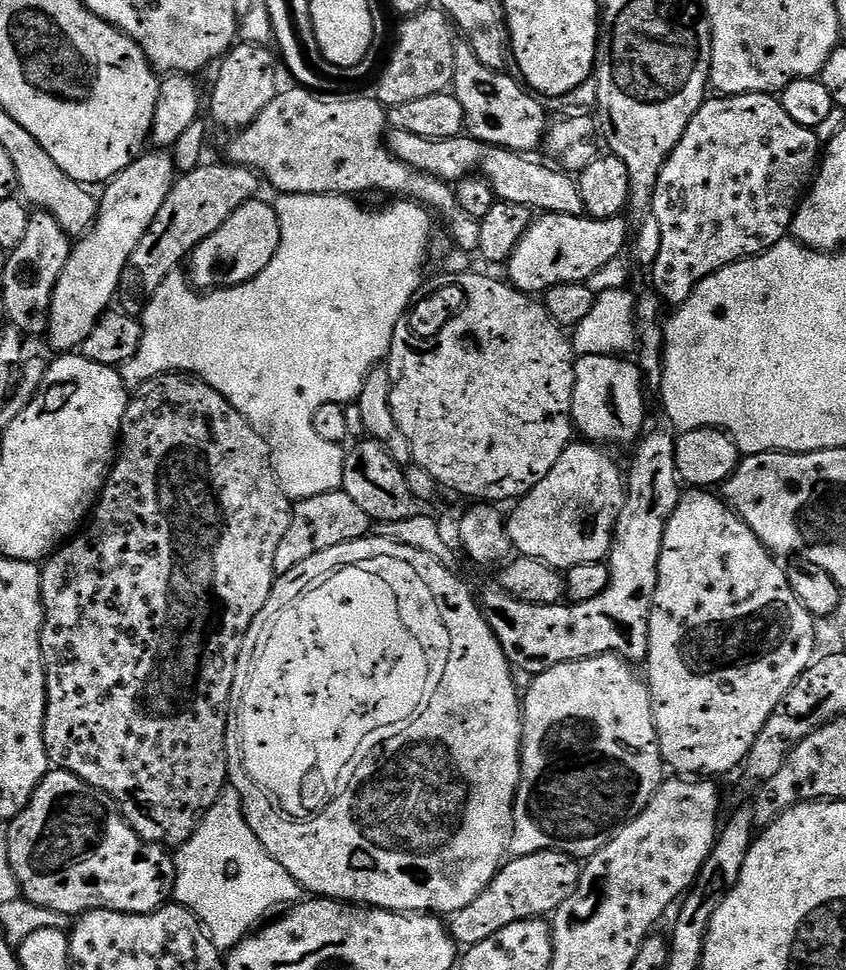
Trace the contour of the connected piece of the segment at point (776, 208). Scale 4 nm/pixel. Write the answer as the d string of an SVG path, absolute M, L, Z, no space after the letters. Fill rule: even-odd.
M751 92L741 96L720 96L705 99L704 104L690 118L690 126L686 126L686 134L674 146L674 150L668 155L667 162L662 166L658 174L658 186L654 186L654 198L650 214L658 218L658 227L662 229L662 250L658 250L658 258L652 264L651 287L660 295L665 305L679 306L685 304L691 298L694 289L708 276L712 276L718 270L722 270L731 264L737 264L740 260L747 260L750 256L761 256L766 250L770 250L777 242L789 235L792 227L792 217L795 216L797 207L813 179L818 168L818 161L822 156L822 141L815 131L806 126L798 126L790 114L781 106L775 95L767 92Z

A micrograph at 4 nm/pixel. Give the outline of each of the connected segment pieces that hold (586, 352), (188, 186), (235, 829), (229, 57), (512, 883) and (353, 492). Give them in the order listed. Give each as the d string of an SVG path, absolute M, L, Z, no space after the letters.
M621 257L611 260L588 281L588 288L597 294L593 308L582 322L571 329L570 339L573 353L581 356L620 356L637 347L636 343L636 302L633 293L620 289L628 280L628 268Z
M223 162L224 164L201 163L199 168L183 173L166 194L166 202L162 202L162 210L150 222L146 234L142 234L142 242L134 246L134 254L130 254L128 269L124 271L124 279L120 282L118 300L123 311L139 317L148 304L149 298L166 282L166 278L177 271L176 268L191 257L193 250L199 246L238 206L257 199L261 195L261 177L255 168L244 168L240 164Z
M225 787L223 794L210 806L210 810L196 827L196 833L186 843L175 849L176 887L174 889L175 903L181 908L189 908L204 926L204 931L221 950L231 950L257 927L256 923L267 914L271 908L279 904L291 905L299 901L302 889L278 861L258 842L254 830L246 822L242 814L242 798L238 798L238 790Z
M247 42L233 44L232 49L219 61L215 69L211 123L215 127L217 124L220 128L232 128L231 130L239 130L253 124L256 116L262 114L262 110L266 110L266 106L270 106L270 102L274 102L274 98L281 91L279 71L281 72L277 53L269 45Z
M554 850L509 859L486 886L486 890L482 890L482 894L478 894L478 898L470 902L470 906L462 906L462 910L447 917L448 933L457 945L469 949L486 942L486 938L498 934L498 930L514 922L551 917L556 908L566 902L566 898L580 881L581 871L577 857Z
M365 438L353 443L347 449L344 457L344 469L342 470L342 491L350 494L354 502L373 522L394 523L402 522L404 519L417 515L418 503L410 494L410 487L406 484L404 477L405 469L386 450L378 441Z

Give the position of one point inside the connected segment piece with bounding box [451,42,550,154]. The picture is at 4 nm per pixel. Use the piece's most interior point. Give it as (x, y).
(497, 109)

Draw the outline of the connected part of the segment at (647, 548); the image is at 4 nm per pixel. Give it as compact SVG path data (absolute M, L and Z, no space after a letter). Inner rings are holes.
M652 414L644 421L644 430L634 445L632 469L626 472L626 495L612 532L612 551L606 557L610 582L598 598L538 606L514 598L499 586L485 590L482 611L509 664L539 674L571 660L595 656L647 661L648 615L658 586L662 534L666 534L666 522L682 495L676 471L677 435L668 416Z

